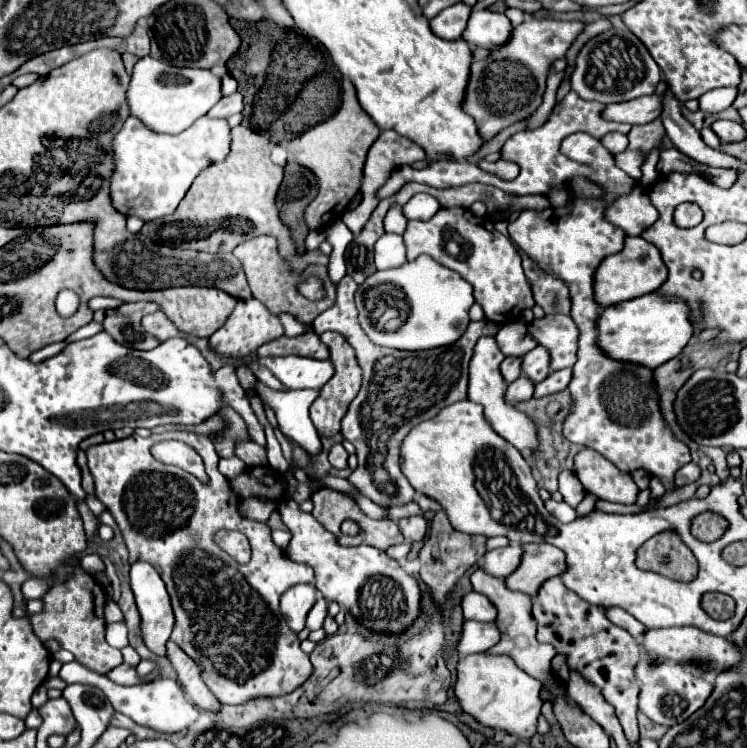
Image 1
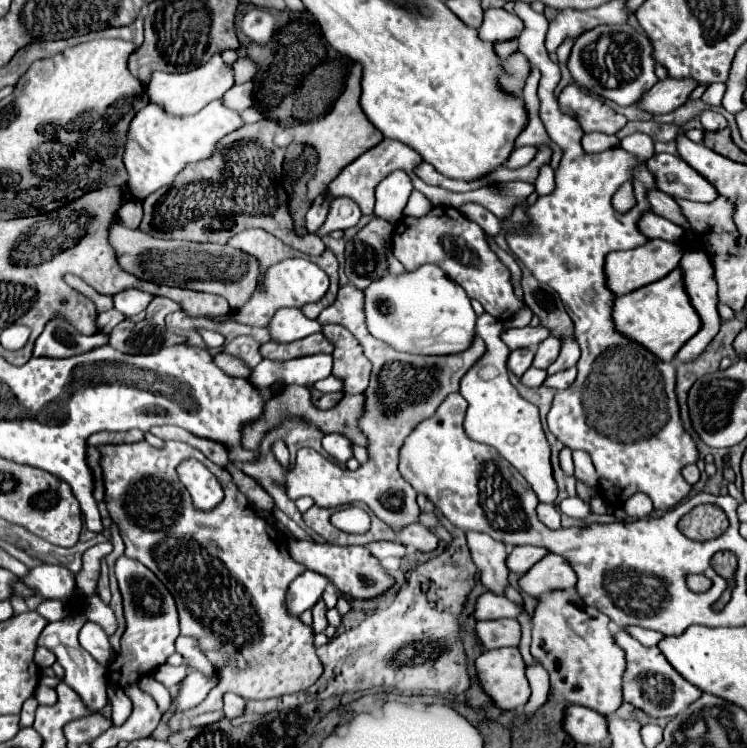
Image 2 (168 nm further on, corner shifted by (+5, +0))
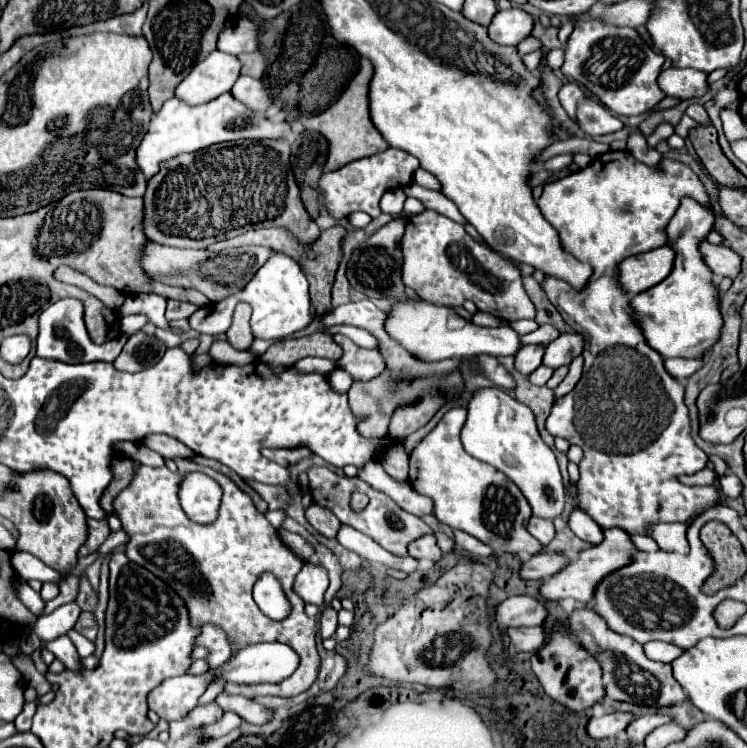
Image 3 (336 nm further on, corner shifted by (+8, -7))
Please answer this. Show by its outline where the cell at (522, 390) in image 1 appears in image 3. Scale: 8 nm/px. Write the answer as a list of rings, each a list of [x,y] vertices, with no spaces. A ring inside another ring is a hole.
[[[539,366],[533,374],[529,374],[529,382],[535,384],[535,386],[545,386],[545,382],[551,378],[553,370],[547,368],[547,366]]]

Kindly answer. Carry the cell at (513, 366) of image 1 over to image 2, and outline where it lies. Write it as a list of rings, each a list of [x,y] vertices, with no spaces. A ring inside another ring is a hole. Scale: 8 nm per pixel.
[[[524,347],[524,349],[514,349],[508,357],[508,367],[514,371],[516,377],[522,377],[528,367],[532,365],[532,359],[534,359],[534,351],[536,349],[530,349],[530,347]]]

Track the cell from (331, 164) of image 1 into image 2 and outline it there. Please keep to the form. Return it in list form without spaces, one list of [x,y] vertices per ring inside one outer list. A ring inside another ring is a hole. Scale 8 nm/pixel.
[[[354,63],[354,67],[350,65],[350,73],[346,75],[346,91],[342,91],[342,95],[336,99],[336,103],[332,105],[332,109],[316,119],[310,121],[302,121],[294,127],[294,141],[298,143],[308,143],[318,151],[318,163],[316,163],[316,173],[308,183],[308,199],[312,201],[316,195],[320,195],[326,185],[356,157],[360,157],[366,149],[372,149],[374,145],[378,145],[384,135],[368,121],[368,117],[364,115],[362,107],[360,107],[360,79],[362,79],[362,65]]]

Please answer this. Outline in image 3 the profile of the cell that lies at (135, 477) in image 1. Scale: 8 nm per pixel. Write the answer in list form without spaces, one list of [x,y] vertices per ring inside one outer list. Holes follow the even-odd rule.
[[[175,458],[179,472],[199,470],[217,480],[223,488],[221,514],[213,524],[201,526],[191,522],[177,500],[177,474],[173,474],[167,466],[151,468],[139,464],[133,472],[131,484],[121,490],[113,508],[119,516],[123,530],[129,534],[127,542],[127,558],[157,578],[167,582],[185,602],[191,618],[191,626],[201,628],[203,624],[219,626],[229,640],[231,650],[243,650],[249,644],[257,642],[283,642],[289,644],[297,656],[297,670],[279,684],[253,684],[253,686],[225,686],[227,694],[241,694],[247,698],[257,696],[297,696],[311,688],[319,674],[319,654],[315,648],[317,622],[309,618],[303,608],[303,600],[293,592],[293,580],[297,572],[303,568],[303,562],[291,554],[291,550],[281,542],[277,530],[269,524],[269,520],[257,512],[251,498],[241,492],[227,476],[205,468],[191,458]],[[265,572],[271,572],[279,578],[281,588],[291,604],[291,614],[277,622],[265,616],[255,604],[251,590],[257,578]]]

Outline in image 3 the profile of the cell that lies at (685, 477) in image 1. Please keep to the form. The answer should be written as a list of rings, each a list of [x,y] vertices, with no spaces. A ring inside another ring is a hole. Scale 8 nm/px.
[[[703,468],[701,472],[693,474],[693,476],[679,476],[679,482],[687,484],[687,486],[711,486],[715,478],[715,472],[711,468]]]

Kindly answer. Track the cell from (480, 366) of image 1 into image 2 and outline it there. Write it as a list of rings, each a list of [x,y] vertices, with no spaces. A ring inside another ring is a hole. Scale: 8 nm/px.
[[[482,313],[476,323],[476,333],[484,339],[488,351],[474,365],[460,383],[460,395],[468,401],[468,411],[464,419],[464,431],[472,441],[494,447],[512,467],[528,481],[528,485],[538,495],[540,503],[554,503],[558,497],[558,485],[552,475],[550,465],[550,445],[544,437],[538,407],[526,401],[508,379],[506,359],[510,349],[500,339],[502,323],[488,313]]]

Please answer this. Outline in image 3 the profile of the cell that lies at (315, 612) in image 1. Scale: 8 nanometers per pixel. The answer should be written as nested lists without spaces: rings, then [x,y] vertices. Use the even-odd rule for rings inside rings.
[[[323,604],[323,610],[319,614],[321,638],[331,638],[335,634],[335,628],[337,628],[337,612],[329,604]]]

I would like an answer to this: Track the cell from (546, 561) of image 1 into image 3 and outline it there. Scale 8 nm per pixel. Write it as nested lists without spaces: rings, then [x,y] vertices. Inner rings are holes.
[[[603,528],[603,542],[599,546],[591,546],[577,554],[577,558],[569,560],[567,566],[563,566],[557,574],[545,578],[539,586],[539,596],[543,600],[561,600],[561,598],[575,598],[579,602],[591,602],[593,588],[597,582],[607,576],[609,572],[617,570],[619,566],[625,566],[627,560],[631,560],[631,554],[635,552],[635,546],[631,544],[627,532],[619,528]]]

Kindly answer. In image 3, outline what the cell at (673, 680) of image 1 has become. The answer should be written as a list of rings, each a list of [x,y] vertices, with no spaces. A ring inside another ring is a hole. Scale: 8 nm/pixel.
[[[575,610],[569,616],[569,626],[571,630],[575,630],[575,636],[583,640],[583,646],[587,646],[587,650],[591,650],[595,658],[599,658],[599,664],[603,666],[603,680],[607,684],[607,696],[611,700],[649,708],[669,708],[681,704],[687,698],[683,688],[675,682],[669,664],[647,660],[641,644],[627,636],[615,634],[593,610]]]

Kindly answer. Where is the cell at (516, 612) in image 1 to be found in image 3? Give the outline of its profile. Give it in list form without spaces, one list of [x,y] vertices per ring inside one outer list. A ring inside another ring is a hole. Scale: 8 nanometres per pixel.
[[[455,530],[455,544],[459,550],[465,550],[465,552],[475,554],[475,556],[483,556],[483,558],[493,556],[493,550],[487,544],[483,544],[481,540],[477,540],[477,538],[461,532],[461,530]]]

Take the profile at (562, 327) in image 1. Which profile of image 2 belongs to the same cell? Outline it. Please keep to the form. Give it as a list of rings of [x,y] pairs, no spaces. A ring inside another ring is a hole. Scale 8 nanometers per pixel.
[[[562,337],[562,351],[560,351],[558,359],[548,367],[548,375],[554,375],[554,373],[564,371],[568,367],[574,367],[578,363],[578,359],[580,359],[580,347],[578,347],[578,343],[572,341],[572,339]]]

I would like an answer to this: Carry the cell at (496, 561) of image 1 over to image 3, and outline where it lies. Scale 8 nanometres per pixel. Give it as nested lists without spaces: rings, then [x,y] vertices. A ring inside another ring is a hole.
[[[541,552],[541,554],[535,554],[535,556],[531,556],[531,558],[521,562],[519,576],[523,580],[543,580],[543,578],[559,572],[561,566],[565,566],[565,564],[567,564],[565,554]]]

